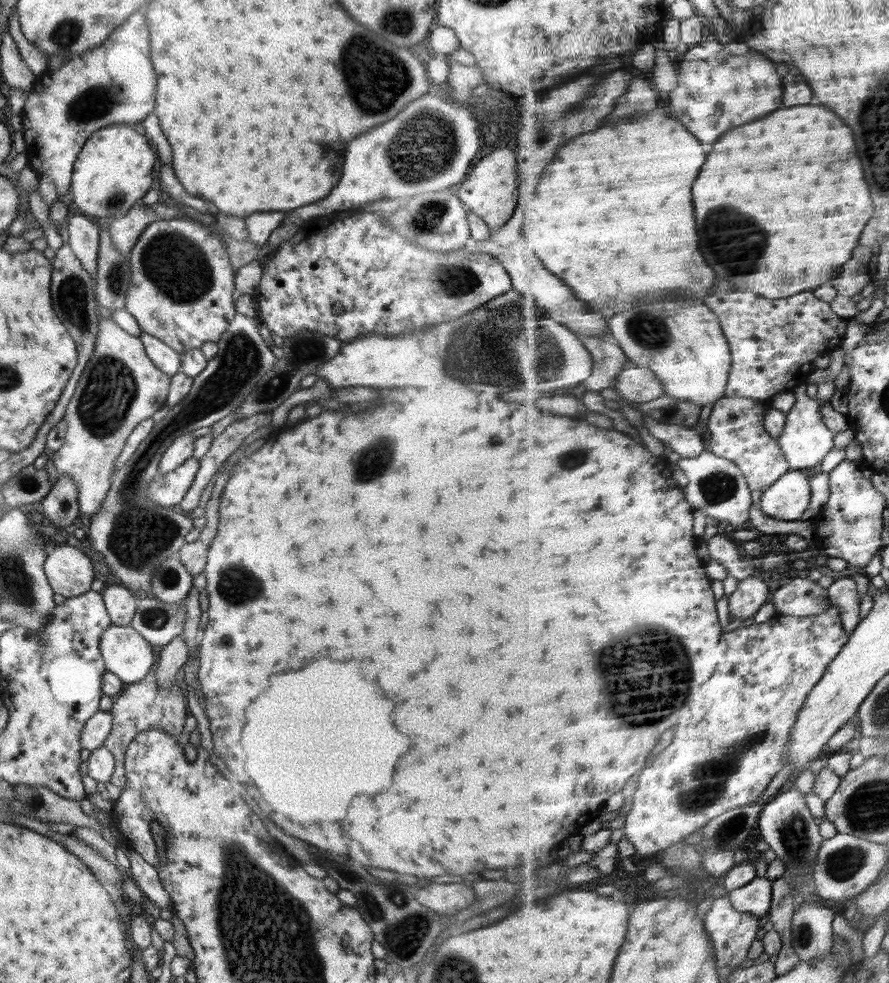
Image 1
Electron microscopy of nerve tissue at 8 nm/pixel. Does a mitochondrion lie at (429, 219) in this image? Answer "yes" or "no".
yes

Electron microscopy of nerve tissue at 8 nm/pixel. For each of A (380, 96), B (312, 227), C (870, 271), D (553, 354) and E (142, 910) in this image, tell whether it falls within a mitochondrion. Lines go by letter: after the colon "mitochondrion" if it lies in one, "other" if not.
A: mitochondrion
B: other
C: other
D: mitochondrion
E: other

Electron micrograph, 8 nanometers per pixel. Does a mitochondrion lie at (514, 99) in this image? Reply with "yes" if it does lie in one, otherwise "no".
no

